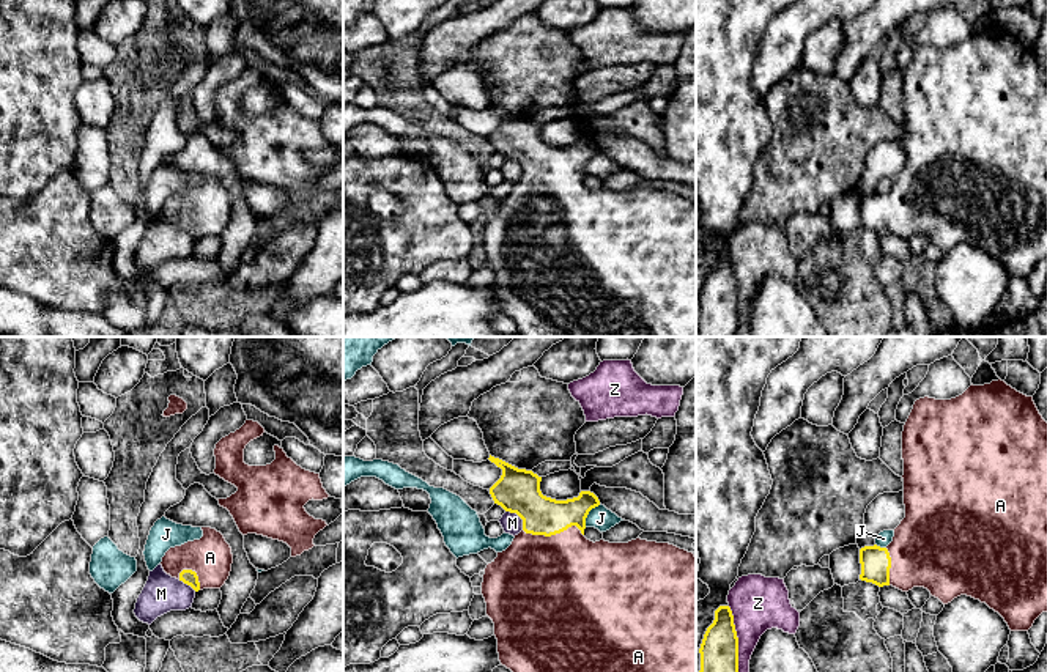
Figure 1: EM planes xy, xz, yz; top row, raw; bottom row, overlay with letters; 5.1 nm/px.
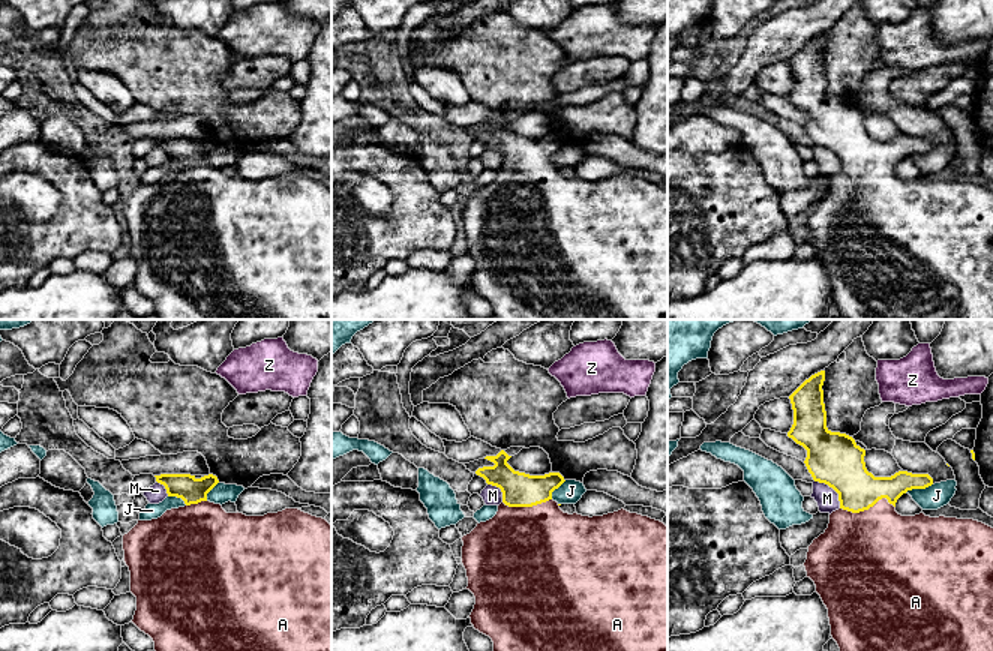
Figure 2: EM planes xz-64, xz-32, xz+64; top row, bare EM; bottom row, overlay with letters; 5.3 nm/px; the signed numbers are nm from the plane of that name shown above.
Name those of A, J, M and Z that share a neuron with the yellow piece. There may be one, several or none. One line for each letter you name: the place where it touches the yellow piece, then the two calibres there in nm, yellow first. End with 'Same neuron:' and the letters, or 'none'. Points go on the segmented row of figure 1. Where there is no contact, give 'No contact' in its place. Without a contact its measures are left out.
A: Touches yellow at xz (554, 534). Thickness 200 nm (yellow) against 480 nm
Same neuron: A

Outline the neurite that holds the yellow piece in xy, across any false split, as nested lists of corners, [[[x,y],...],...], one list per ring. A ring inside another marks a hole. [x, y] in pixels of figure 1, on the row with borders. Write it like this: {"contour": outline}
{"contour": [[[202,527],[200,540],[170,548],[162,557],[162,568],[172,578],[191,585],[195,592],[220,589],[230,576],[233,554],[224,535]]]}

